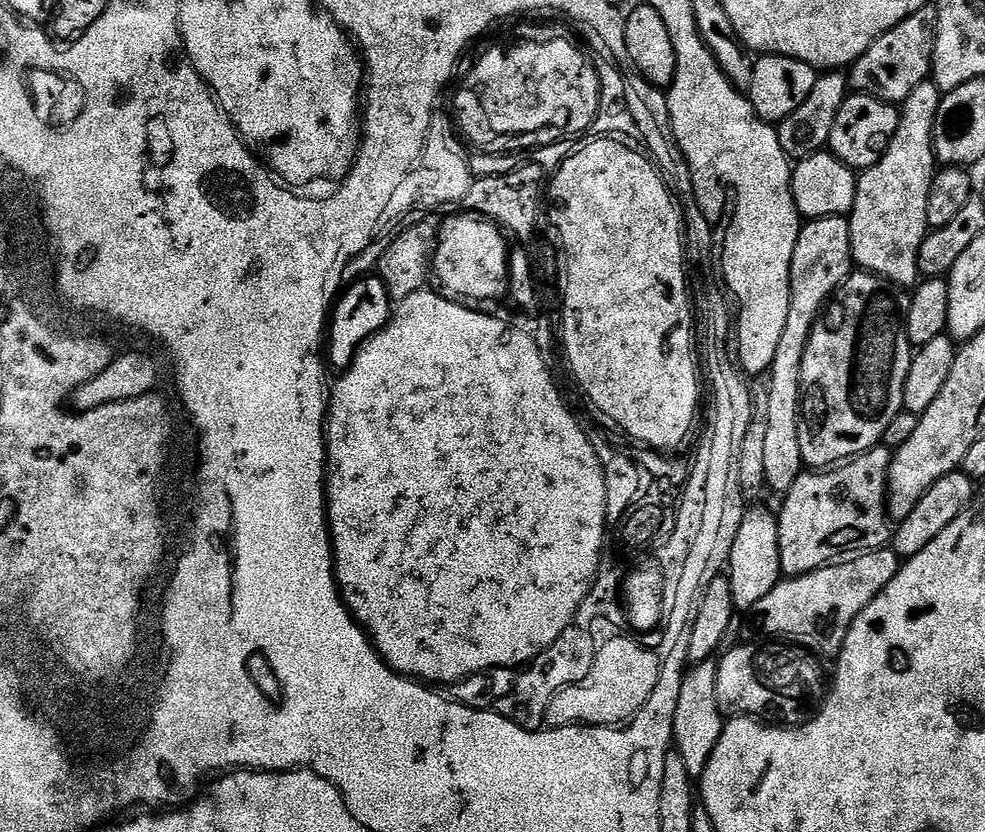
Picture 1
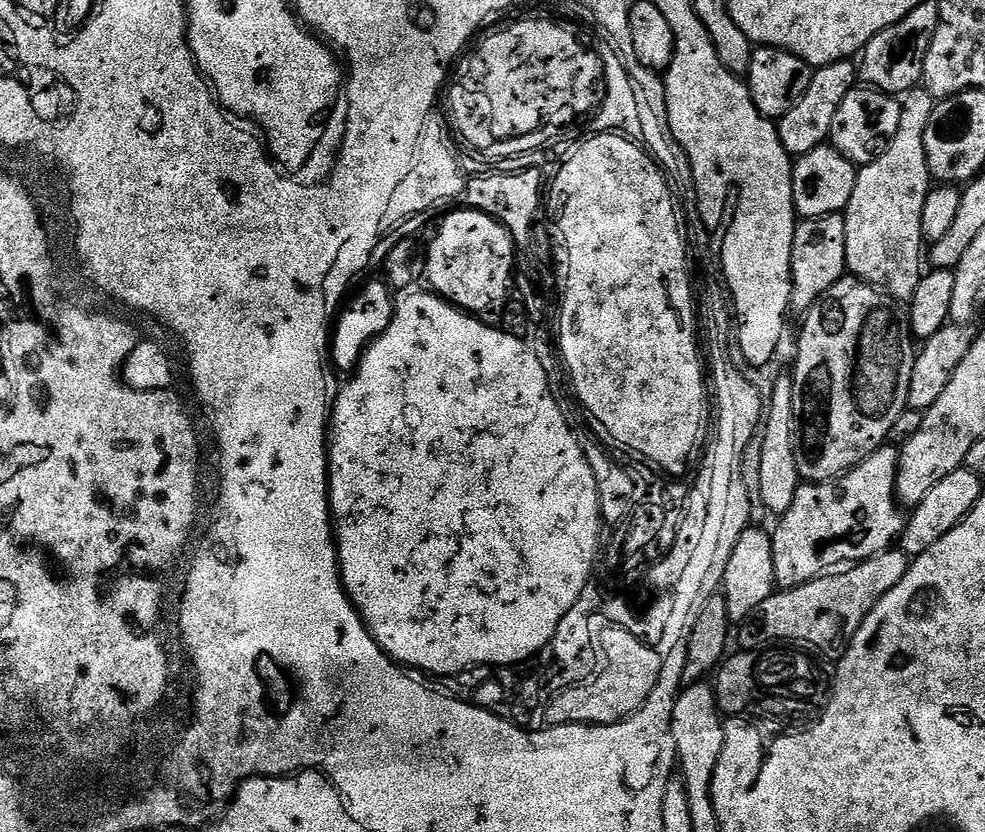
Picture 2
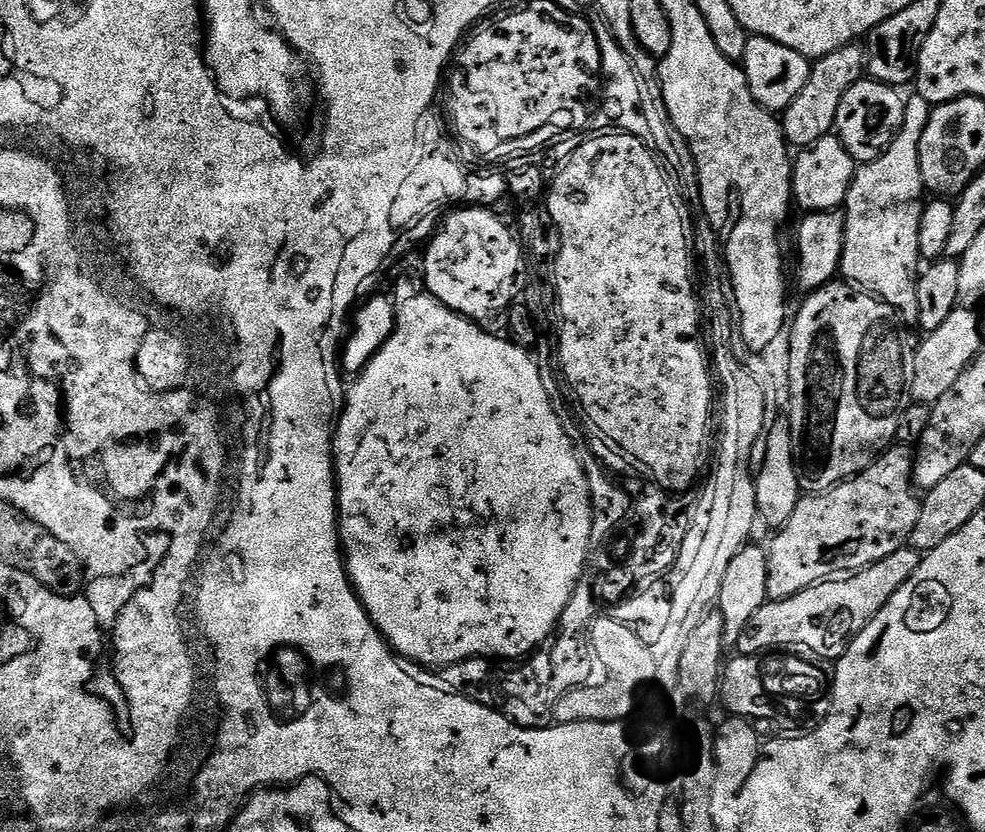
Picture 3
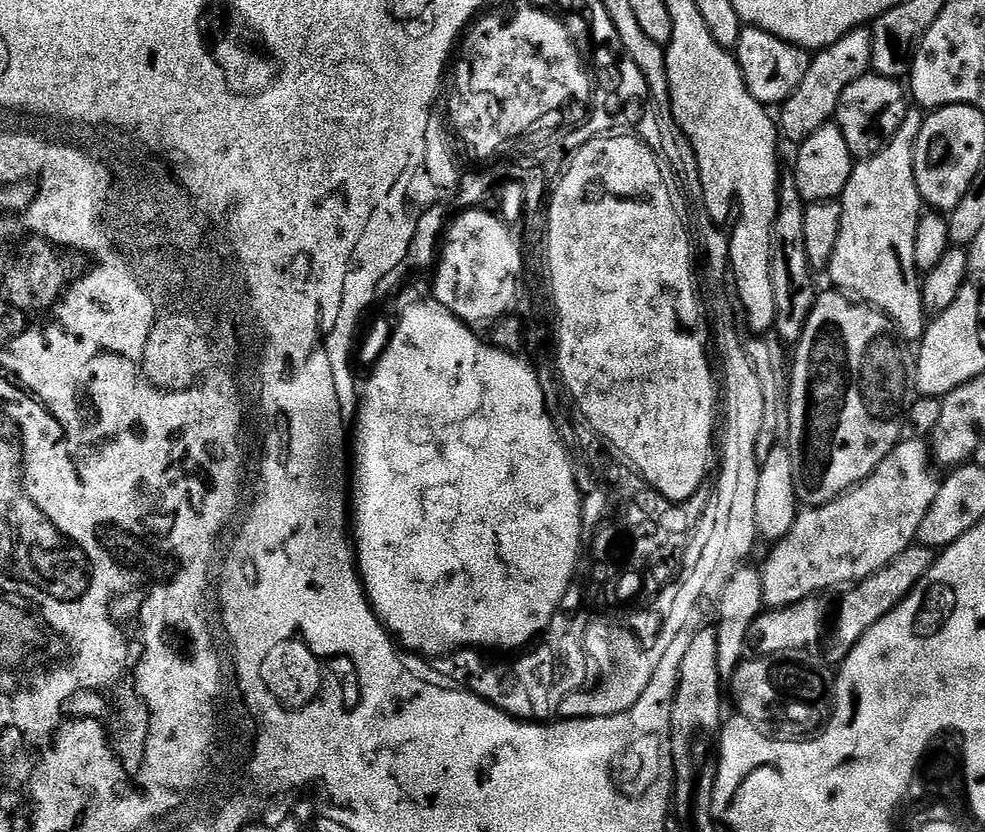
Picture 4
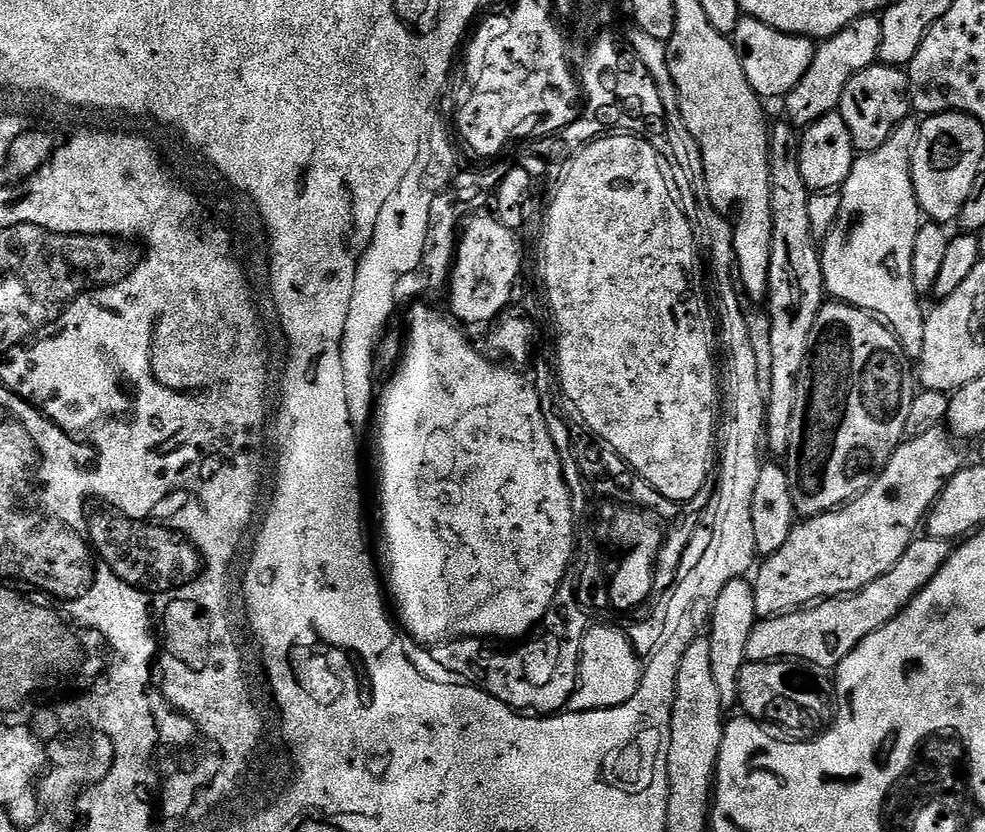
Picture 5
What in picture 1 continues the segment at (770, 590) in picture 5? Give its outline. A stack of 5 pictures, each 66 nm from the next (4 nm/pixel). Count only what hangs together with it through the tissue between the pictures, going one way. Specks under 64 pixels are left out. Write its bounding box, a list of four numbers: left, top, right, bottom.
[778,446,893,577]

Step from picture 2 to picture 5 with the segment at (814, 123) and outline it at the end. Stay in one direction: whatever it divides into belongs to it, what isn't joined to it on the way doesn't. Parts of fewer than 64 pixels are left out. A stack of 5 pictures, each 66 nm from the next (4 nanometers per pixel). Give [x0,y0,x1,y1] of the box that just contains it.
[783,14,882,130]

